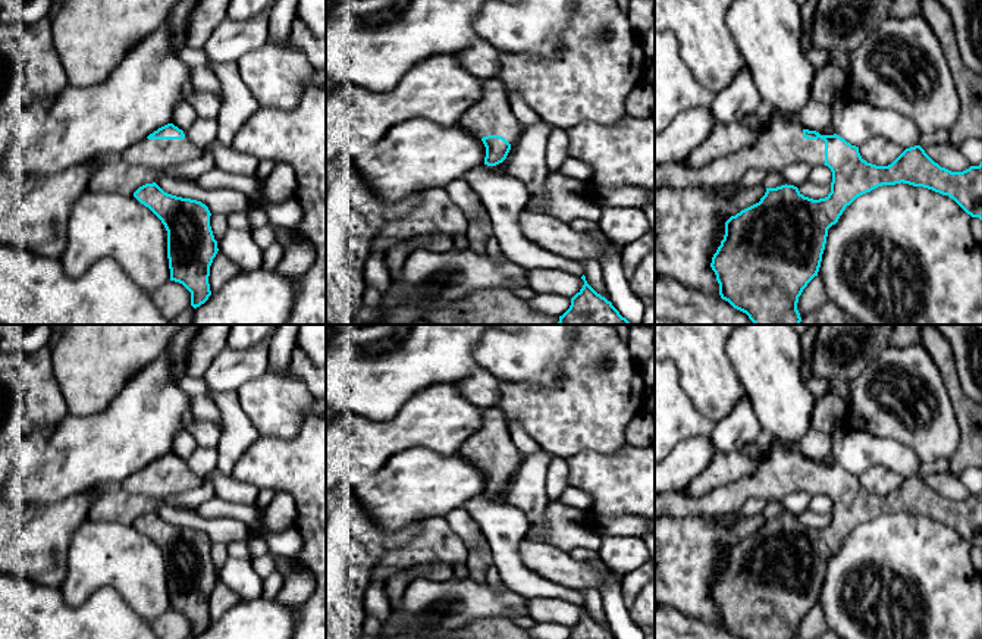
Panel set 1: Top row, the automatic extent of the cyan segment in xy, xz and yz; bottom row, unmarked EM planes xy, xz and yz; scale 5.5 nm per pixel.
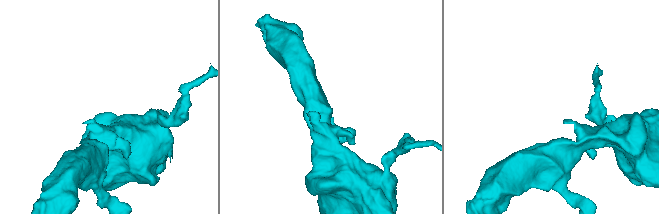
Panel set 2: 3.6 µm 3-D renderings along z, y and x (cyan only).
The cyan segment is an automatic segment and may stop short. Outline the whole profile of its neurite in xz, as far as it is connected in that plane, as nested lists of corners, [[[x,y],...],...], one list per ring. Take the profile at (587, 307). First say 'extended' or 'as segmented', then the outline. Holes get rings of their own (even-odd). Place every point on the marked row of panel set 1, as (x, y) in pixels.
as segmented | [[[583,275],[581,279],[584,281],[583,288],[571,298],[570,308],[559,316],[559,322],[556,325],[631,325],[625,317],[619,314],[619,311],[608,301],[605,297],[597,294],[586,281]]]

